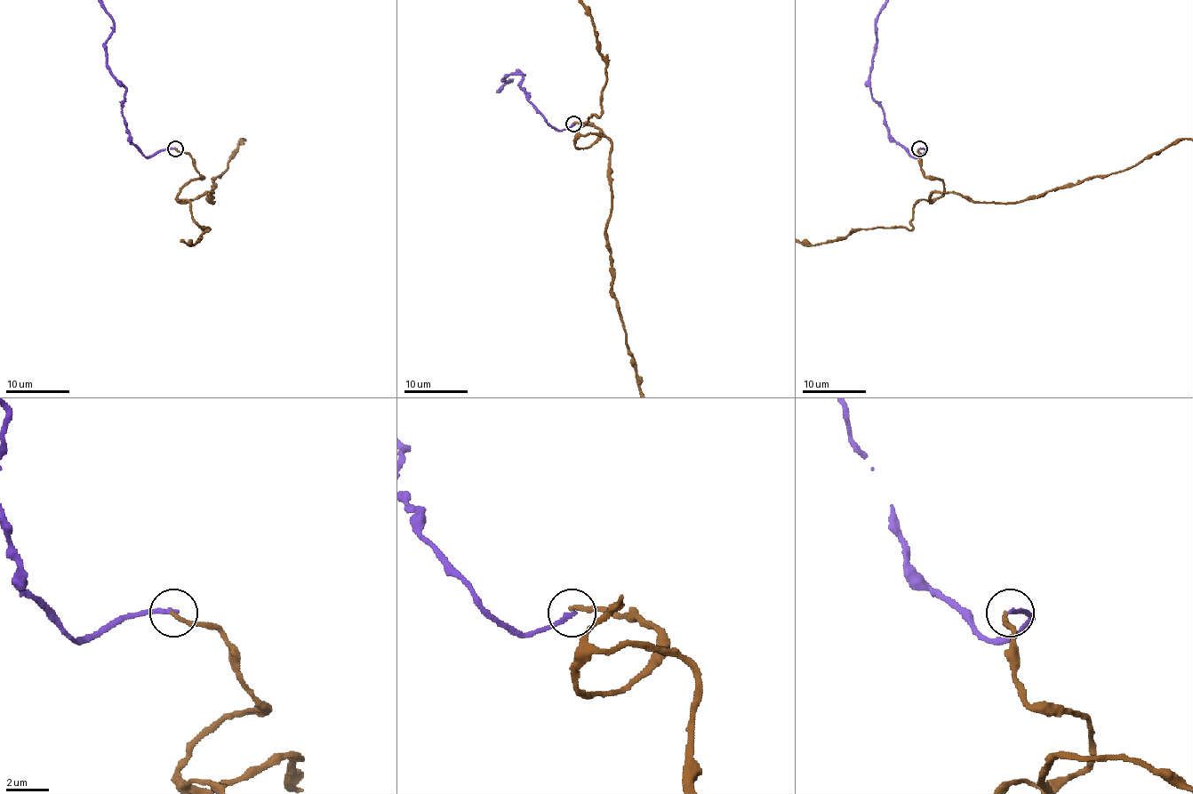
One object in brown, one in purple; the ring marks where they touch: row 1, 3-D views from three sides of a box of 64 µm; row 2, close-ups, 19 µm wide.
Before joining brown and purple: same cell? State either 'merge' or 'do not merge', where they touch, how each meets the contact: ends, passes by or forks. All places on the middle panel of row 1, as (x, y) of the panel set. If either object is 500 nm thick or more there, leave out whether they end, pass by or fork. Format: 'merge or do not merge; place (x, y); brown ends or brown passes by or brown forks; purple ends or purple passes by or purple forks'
do not merge; place (573, 124); brown ends; purple ends

